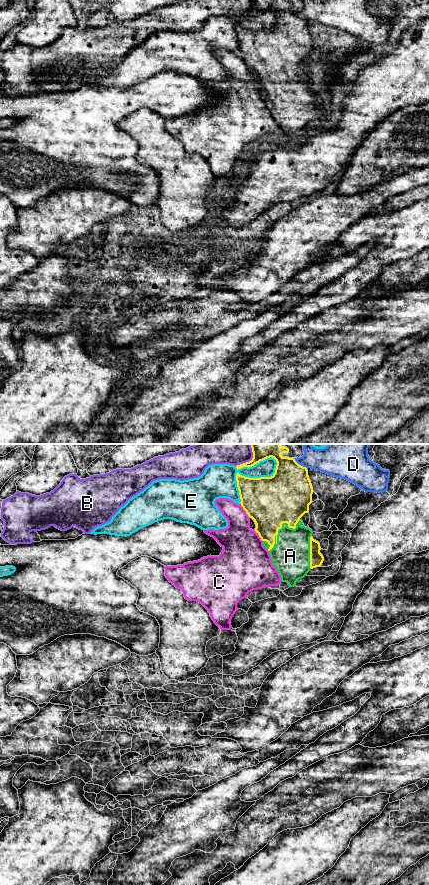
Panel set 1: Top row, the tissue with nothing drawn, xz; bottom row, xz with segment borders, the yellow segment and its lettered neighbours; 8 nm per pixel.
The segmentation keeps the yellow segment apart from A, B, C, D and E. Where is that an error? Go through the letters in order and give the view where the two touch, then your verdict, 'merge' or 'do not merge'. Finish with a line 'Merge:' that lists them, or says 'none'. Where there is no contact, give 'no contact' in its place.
A: xz | merge
B: xz | do not merge
C: xz | do not merge
D: xz | do not merge
E: xz | do not merge
Merge: A

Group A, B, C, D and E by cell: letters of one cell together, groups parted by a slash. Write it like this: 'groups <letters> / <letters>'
groups A / B / C / D / E

